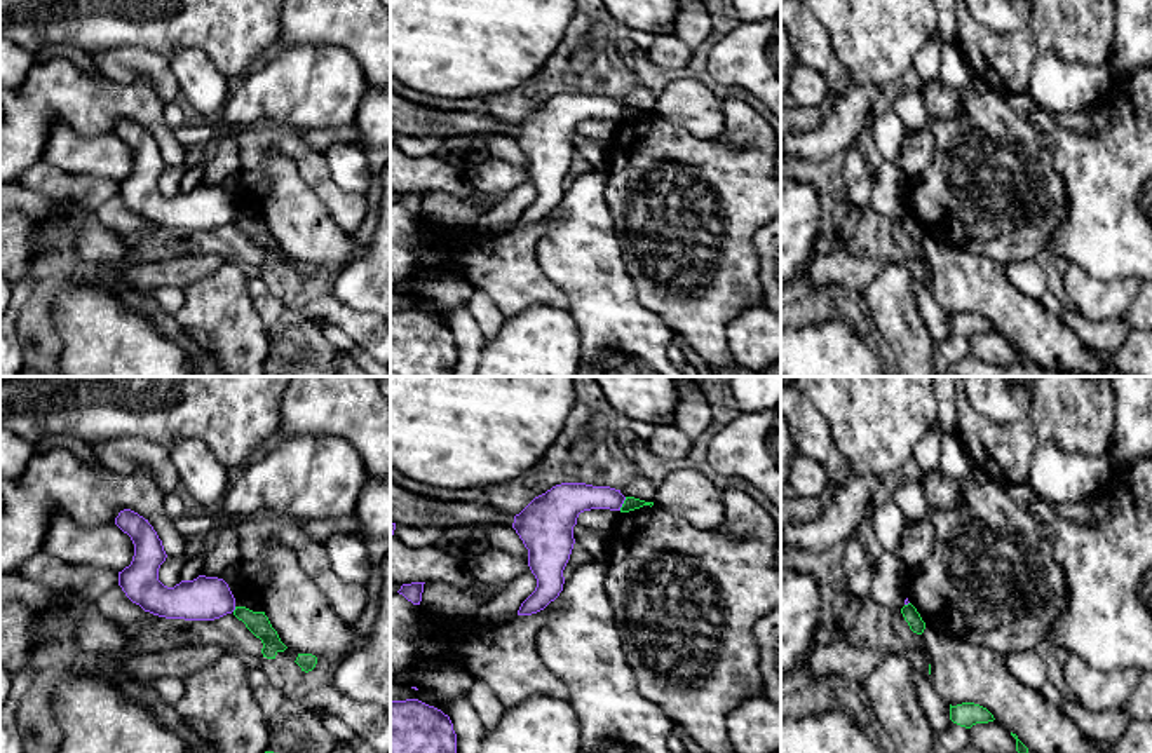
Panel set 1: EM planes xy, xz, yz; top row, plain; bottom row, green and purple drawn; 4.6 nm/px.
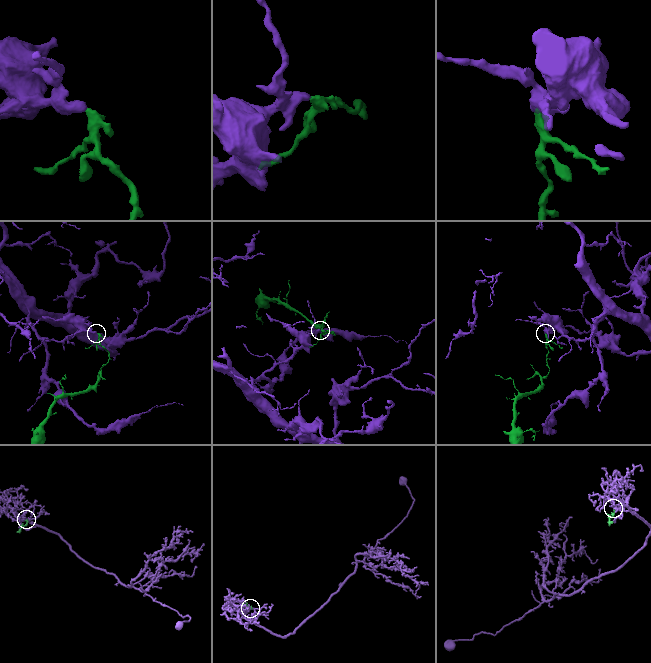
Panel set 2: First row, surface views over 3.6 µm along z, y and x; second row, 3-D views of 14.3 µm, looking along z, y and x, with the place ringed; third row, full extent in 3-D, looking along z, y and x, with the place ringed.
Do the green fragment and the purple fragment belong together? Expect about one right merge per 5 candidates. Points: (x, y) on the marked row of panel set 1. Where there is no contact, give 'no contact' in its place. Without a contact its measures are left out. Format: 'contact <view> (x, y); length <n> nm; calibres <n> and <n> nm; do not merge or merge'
contact xz (623, 504); length 70 nm; calibres 60 and 160 nm; do not merge

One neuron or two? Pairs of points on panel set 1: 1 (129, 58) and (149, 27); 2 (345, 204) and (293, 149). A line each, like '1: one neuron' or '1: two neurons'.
1: two neurons
2: one neuron

